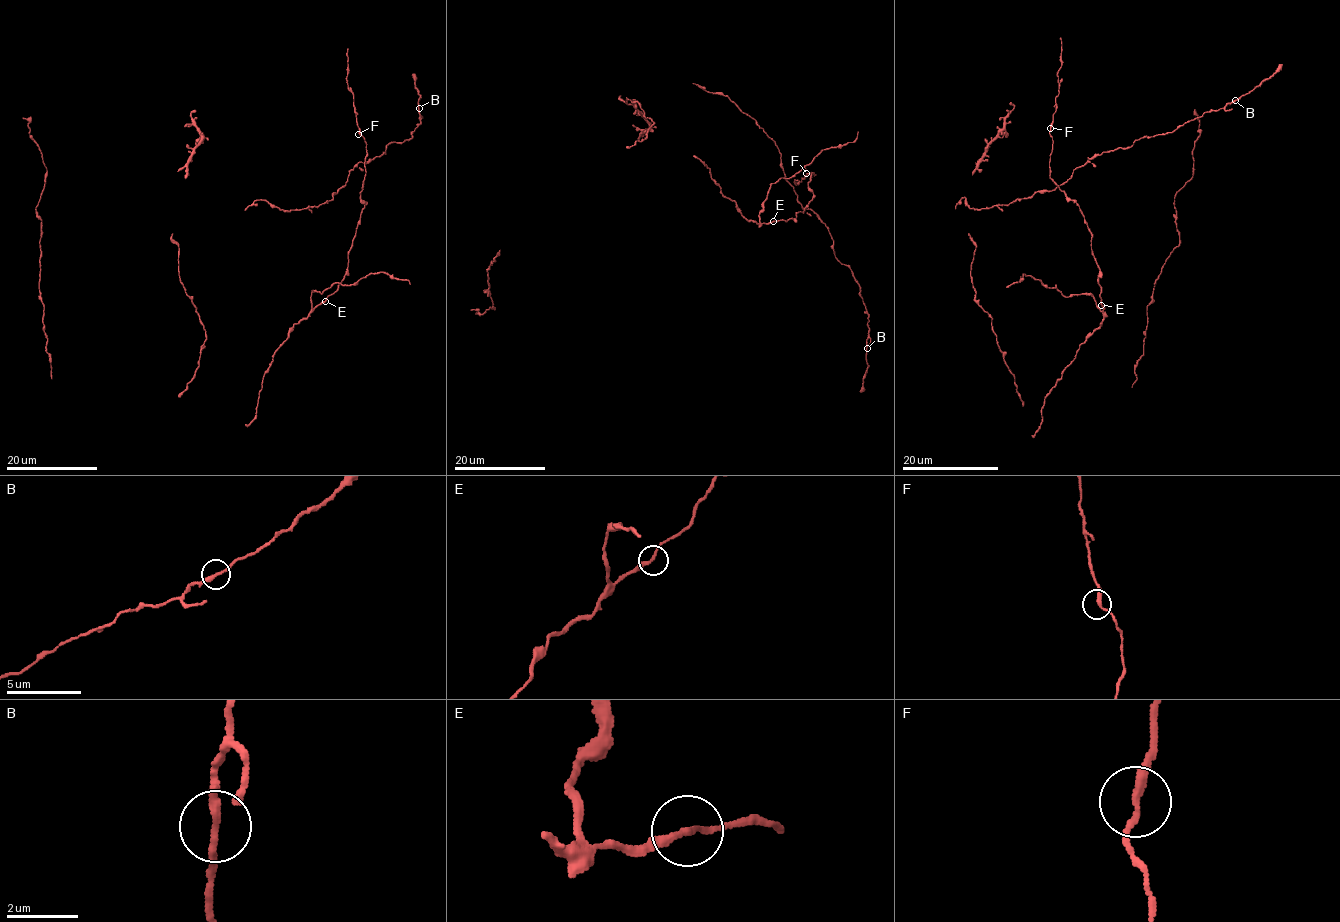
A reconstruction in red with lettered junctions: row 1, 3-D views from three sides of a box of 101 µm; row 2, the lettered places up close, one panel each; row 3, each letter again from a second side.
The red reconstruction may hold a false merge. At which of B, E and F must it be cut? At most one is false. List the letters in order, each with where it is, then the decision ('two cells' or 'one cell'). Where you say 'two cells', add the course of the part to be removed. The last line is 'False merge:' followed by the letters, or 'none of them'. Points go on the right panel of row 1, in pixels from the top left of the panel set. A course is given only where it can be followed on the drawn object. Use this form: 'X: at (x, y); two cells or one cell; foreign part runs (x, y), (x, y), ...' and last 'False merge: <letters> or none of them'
B: at (1235, 100); two cells; foreign part runs (1235, 100), (1269, 78), (1282, 64)
E: at (1101, 305); one cell
F: at (1050, 128); one cell
False merge: B

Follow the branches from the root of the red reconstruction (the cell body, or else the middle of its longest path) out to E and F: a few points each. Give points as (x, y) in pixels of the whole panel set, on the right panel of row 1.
E: (1052, 388), (1075, 358), (1079, 346), (1102, 322), (1101, 305)
F: (1052, 388), (1079, 346), (1102, 322), (1103, 306), (1091, 232), (1079, 207), (1049, 176), (1050, 128)

